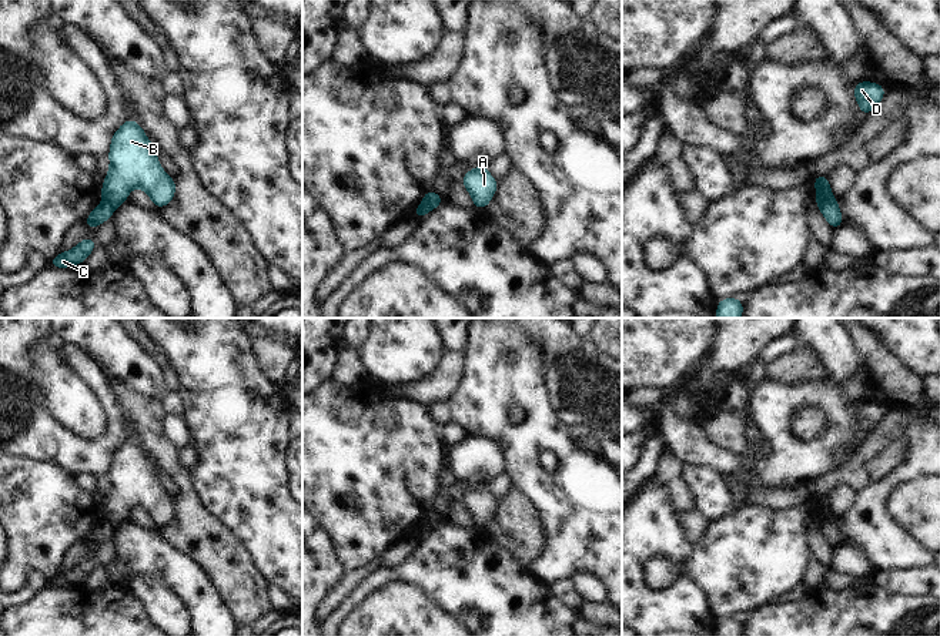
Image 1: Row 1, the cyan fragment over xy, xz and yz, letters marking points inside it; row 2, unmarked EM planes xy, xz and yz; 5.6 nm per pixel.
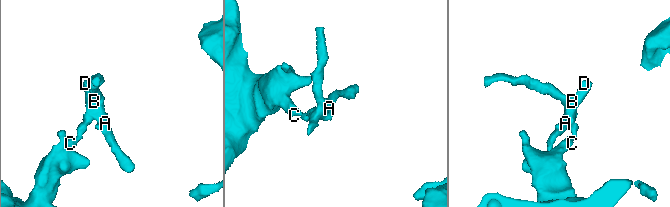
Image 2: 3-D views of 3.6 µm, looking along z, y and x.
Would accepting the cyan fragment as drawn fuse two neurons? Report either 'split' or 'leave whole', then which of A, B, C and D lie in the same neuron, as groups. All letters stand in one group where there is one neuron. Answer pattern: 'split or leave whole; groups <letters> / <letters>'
split; groups A B D / C

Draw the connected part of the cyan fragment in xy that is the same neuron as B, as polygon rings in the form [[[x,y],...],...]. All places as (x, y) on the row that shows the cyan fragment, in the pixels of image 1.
[[[127,120],[111,137],[111,147],[107,153],[110,157],[110,171],[101,185],[101,194],[106,202],[113,208],[127,201],[130,190],[140,187],[153,200],[155,208],[170,204],[175,194],[175,180],[168,177],[158,163],[154,151],[154,143],[145,137],[145,131],[136,120]]]

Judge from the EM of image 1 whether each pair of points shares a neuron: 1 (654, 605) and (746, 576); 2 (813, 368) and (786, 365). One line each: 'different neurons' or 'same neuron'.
1: different neurons
2: same neuron

